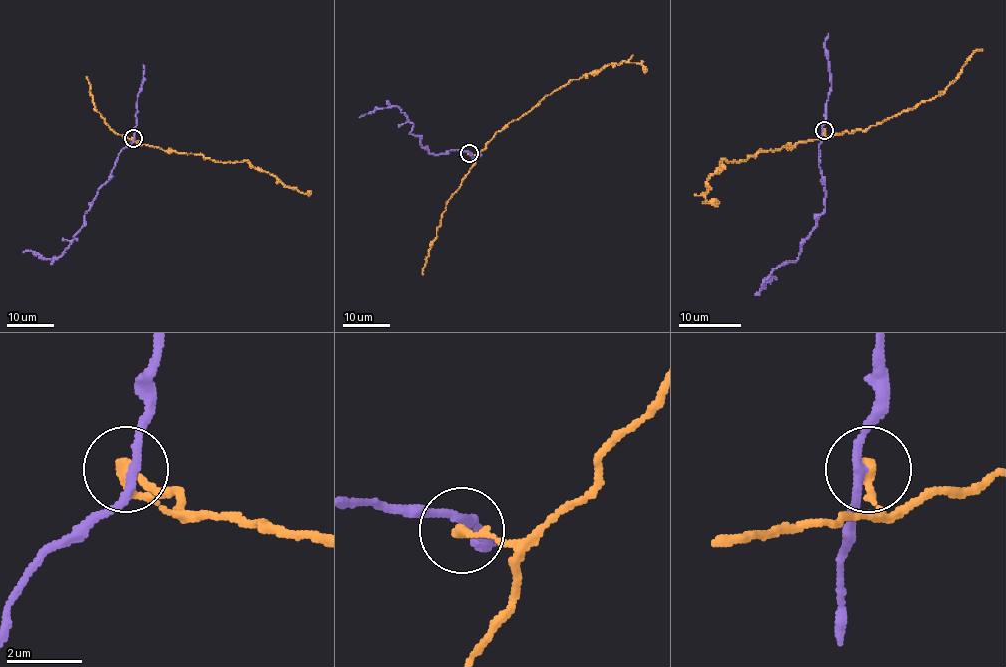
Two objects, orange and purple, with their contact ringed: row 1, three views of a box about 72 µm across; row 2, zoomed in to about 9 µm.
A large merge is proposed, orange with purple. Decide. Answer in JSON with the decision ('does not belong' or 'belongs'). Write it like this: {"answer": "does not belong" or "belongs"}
{"answer": "does not belong"}

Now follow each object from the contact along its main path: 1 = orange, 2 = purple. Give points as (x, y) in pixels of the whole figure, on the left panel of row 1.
1: (132, 138), (138, 144), (201, 153), (219, 162), (245, 161), (276, 176), (287, 187), (308, 194)
2: (133, 138), (119, 153), (111, 177), (98, 190), (75, 236), (78, 239), (51, 258), (23, 252)

